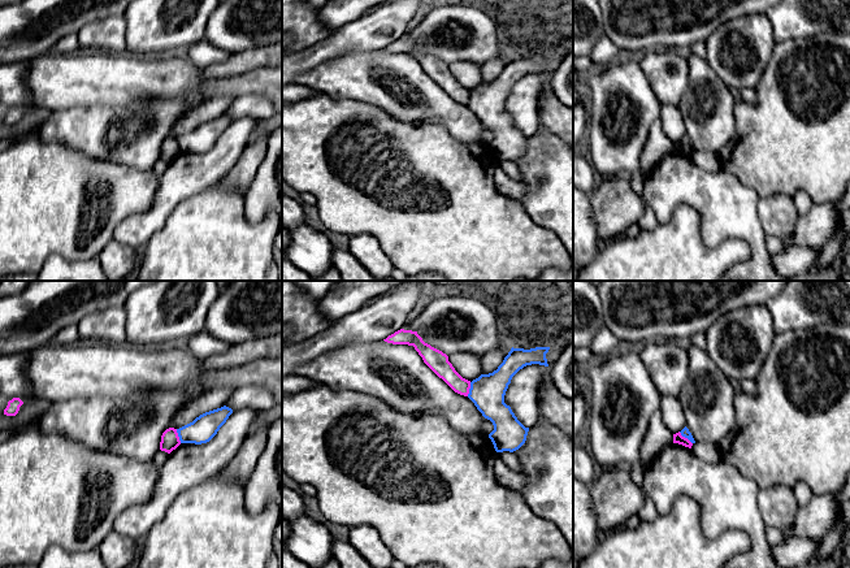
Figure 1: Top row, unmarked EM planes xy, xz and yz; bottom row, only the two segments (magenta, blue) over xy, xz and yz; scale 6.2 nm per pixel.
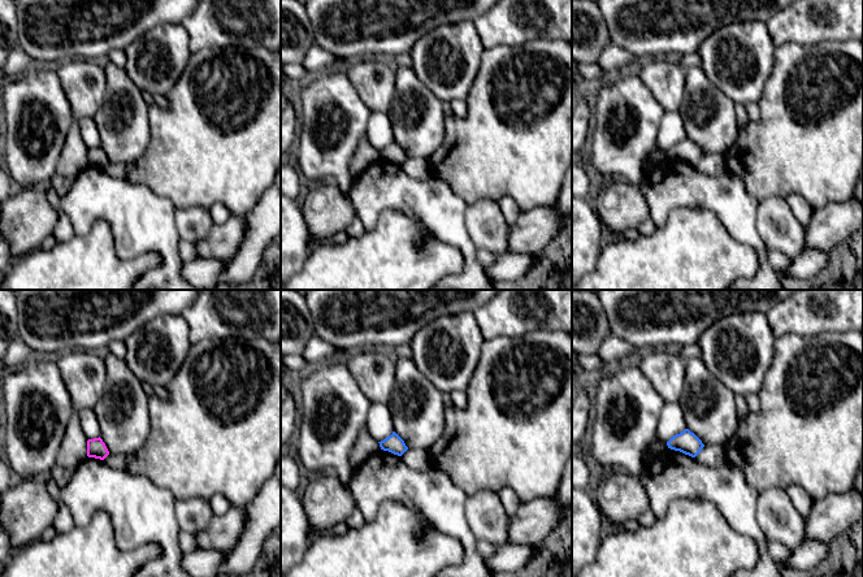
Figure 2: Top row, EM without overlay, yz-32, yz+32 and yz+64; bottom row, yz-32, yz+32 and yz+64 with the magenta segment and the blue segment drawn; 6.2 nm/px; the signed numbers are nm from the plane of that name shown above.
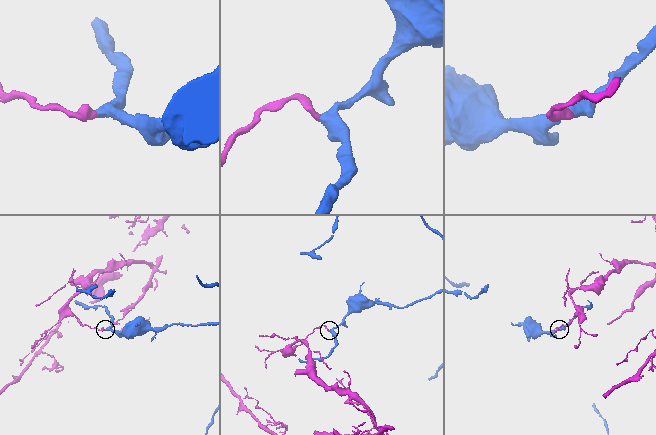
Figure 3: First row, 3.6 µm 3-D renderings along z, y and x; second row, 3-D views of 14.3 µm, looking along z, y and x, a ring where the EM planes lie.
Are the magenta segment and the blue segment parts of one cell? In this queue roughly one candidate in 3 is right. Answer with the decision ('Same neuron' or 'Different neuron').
Different neuron

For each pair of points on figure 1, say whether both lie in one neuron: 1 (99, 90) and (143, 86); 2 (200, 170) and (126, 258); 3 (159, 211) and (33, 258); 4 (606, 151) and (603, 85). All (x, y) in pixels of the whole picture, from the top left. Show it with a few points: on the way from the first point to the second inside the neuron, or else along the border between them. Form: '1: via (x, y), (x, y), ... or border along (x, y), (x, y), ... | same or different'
1: via (109, 86), (133, 86) | same
2: border along (113, 238), (137, 251) | different
3: border along (144, 212), (126, 216), (115, 229), (112, 238) | different
4: via (601, 134), (597, 121), (603, 112), (603, 102) | same

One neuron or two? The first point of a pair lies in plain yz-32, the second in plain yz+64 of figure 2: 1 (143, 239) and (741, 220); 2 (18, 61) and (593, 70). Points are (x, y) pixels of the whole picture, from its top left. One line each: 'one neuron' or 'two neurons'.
1: one neuron
2: two neurons

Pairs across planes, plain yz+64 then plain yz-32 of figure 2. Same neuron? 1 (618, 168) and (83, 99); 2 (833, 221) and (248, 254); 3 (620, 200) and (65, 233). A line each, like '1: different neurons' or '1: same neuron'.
1: different neurons
2: different neurons
3: different neurons

